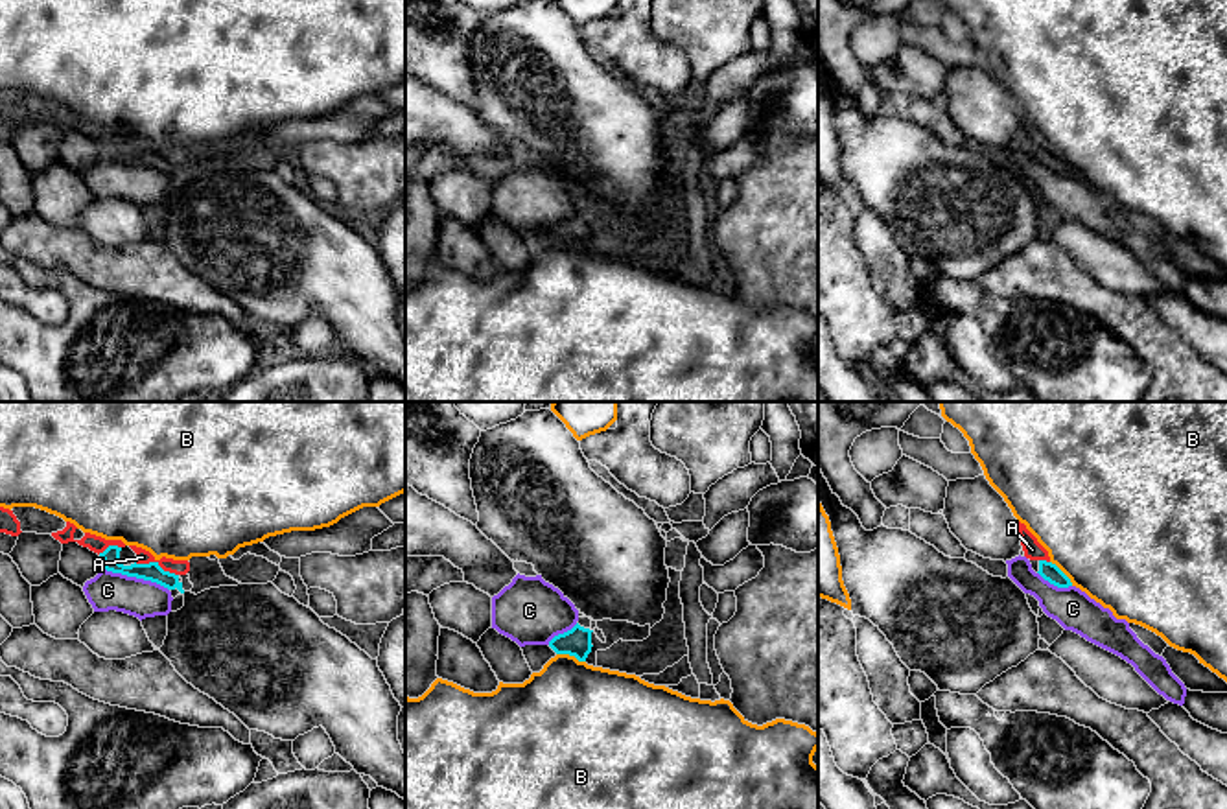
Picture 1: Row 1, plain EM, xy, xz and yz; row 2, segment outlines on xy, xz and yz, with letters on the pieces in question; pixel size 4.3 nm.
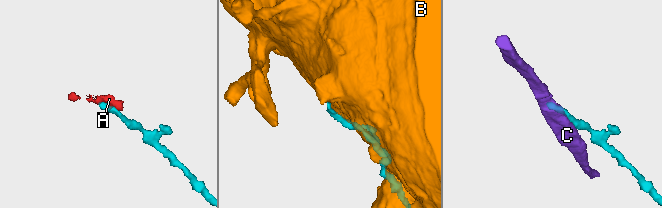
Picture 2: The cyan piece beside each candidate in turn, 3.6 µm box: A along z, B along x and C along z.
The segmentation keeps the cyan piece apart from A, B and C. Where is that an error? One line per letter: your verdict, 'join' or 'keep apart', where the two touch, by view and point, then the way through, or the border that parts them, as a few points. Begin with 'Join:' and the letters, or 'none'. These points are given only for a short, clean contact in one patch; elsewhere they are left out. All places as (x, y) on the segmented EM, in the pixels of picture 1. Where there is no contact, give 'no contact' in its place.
Join: A
A: join; meets cyan in xy at (157, 562); runs through xy (151, 572), (157, 562), (148, 562), (142, 557)
B: keep apart; meets cyan in xz at (572, 655)
C: keep apart; meets cyan in xy at (137, 577)

